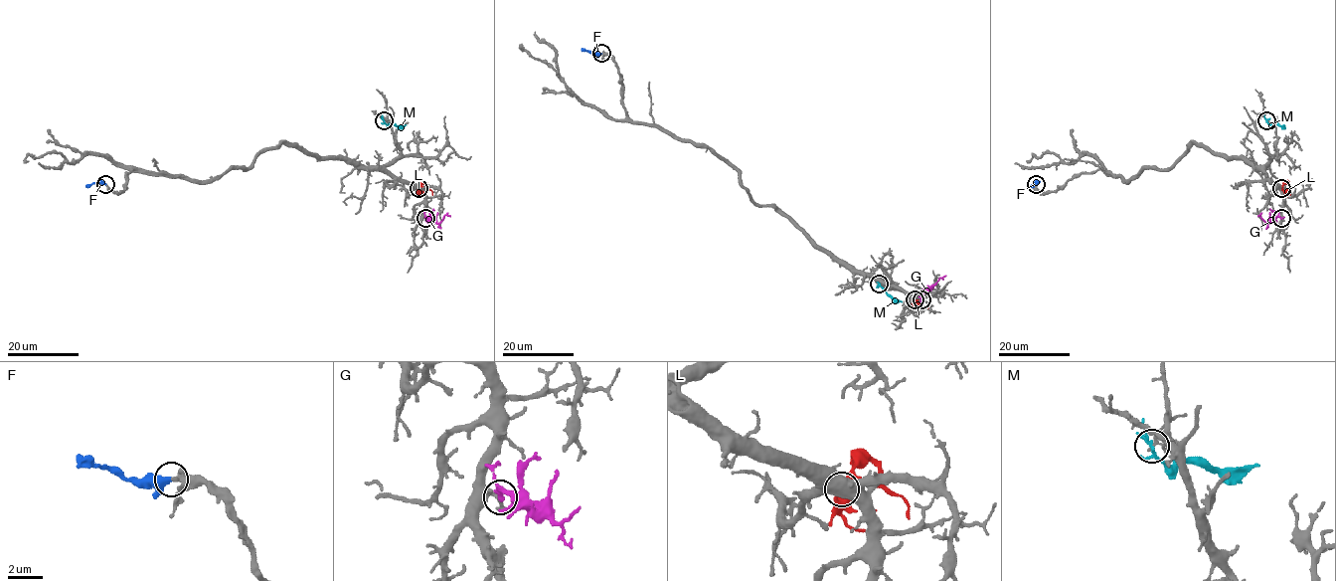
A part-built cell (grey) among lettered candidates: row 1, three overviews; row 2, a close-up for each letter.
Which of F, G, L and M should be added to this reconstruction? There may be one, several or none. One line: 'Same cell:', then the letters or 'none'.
Same cell: F

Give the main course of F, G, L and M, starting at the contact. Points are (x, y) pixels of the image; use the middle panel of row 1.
F: (600, 54), (590, 54), (582, 48)
G: (921, 299), (924, 292), (946, 276)
L: (914, 299), (928, 307)
M: (879, 284), (895, 299), (902, 301)

